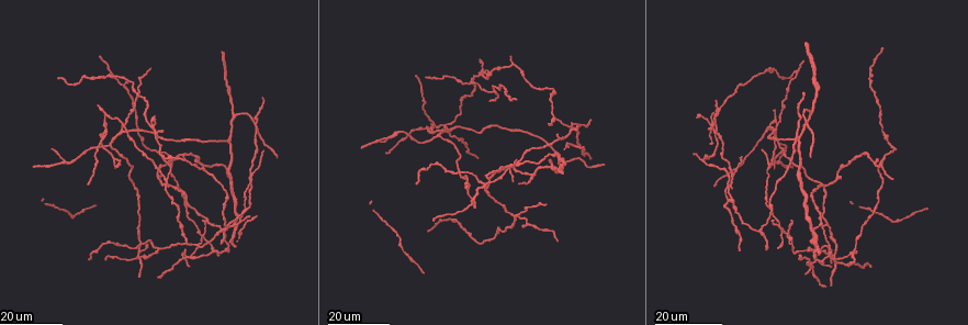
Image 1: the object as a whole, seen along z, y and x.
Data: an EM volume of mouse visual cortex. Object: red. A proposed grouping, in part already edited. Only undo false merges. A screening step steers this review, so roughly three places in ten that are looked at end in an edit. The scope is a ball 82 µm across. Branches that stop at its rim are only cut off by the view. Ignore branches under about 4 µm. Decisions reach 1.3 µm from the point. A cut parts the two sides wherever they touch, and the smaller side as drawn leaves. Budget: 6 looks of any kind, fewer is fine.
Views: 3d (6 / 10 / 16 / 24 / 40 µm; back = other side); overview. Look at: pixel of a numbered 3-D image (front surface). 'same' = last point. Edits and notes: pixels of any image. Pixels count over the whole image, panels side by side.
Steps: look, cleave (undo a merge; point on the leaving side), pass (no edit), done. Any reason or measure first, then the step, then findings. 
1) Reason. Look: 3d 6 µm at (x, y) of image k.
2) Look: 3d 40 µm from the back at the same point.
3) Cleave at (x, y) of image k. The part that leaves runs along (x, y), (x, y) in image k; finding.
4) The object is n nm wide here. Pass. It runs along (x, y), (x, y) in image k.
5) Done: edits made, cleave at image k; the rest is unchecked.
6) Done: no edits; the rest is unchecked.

Arms part here. Look: 3d 24 µm at (801, 117) of image 1.

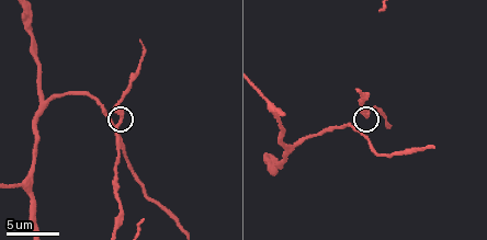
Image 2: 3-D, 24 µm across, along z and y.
Look: 3d 6 µm at (121, 122) of image 2.

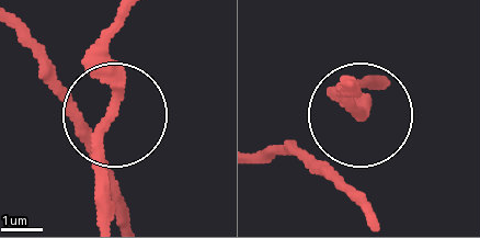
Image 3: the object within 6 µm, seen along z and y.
The side arm is 10 µm long. Pass. One neuron here.

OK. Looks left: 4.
Thick turns thin. Look: 3d 16 µm at (157, 172) of image 1.

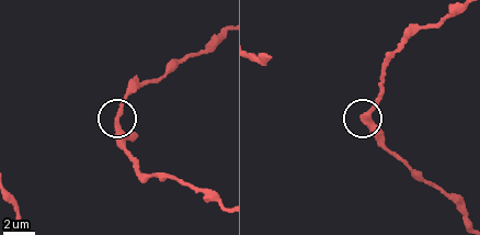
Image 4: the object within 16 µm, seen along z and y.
Look: 3d 6 µm at (119, 126) of image 4.

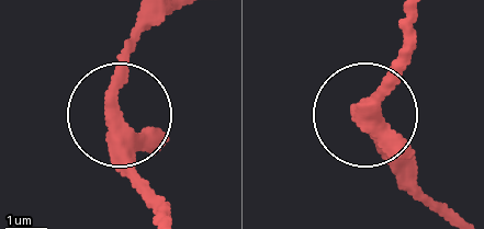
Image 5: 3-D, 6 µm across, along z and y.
The object is 360 nm wide here. Pass. It runs along (166, 218), (131, 162), (114, 90), (121, 47), (142, 16) in image 5; all the same neuron.

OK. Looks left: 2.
Two arms in line, one across. Look: 3d 24 µm at (139, 253) of image 1.

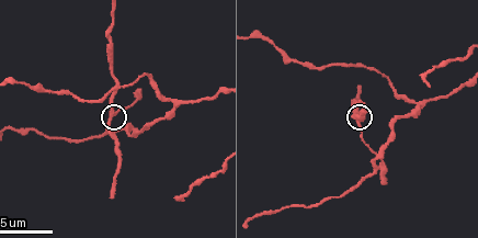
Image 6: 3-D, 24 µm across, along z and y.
Look: 3d 10 µm at (112, 117) of image 6.

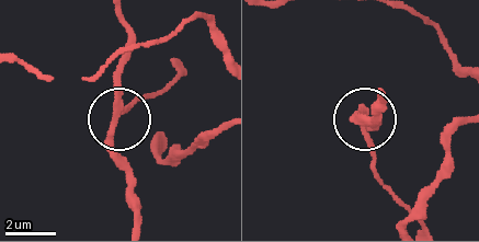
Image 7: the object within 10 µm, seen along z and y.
3 arms meet here. Pass. One neuron here.

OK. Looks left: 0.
Done: no edits; the rest is unchecked.

